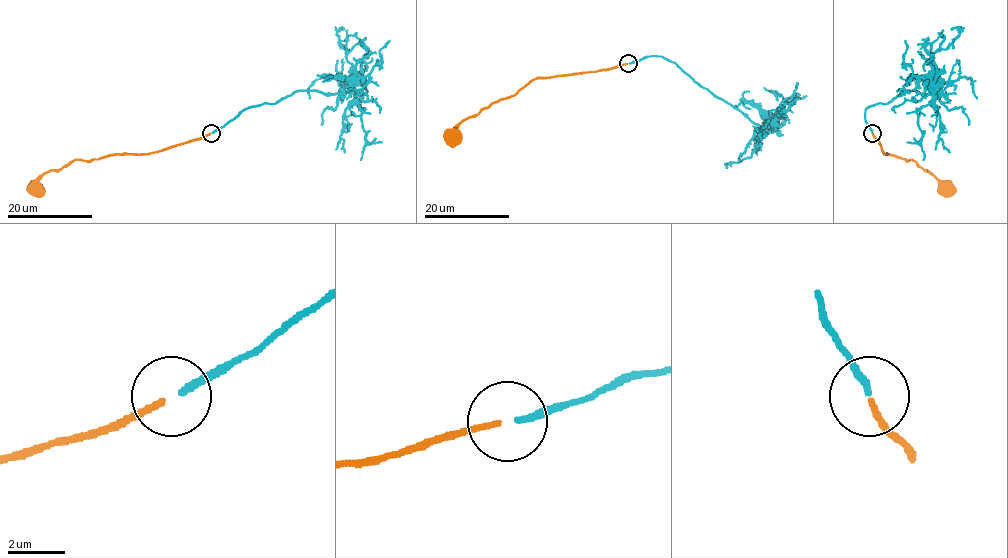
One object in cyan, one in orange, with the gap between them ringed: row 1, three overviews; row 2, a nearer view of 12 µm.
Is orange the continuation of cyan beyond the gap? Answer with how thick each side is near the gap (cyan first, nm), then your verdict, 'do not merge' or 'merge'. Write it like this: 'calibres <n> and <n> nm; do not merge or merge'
calibres 240 and 200 nm; merge

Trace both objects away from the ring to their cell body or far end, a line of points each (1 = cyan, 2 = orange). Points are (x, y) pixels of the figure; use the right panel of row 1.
1: (872, 132), (865, 121), (868, 107), (887, 103), (902, 91), (934, 93), (931, 55), (959, 34), (950, 29)
2: (872, 133), (884, 154), (911, 159), (956, 191)

